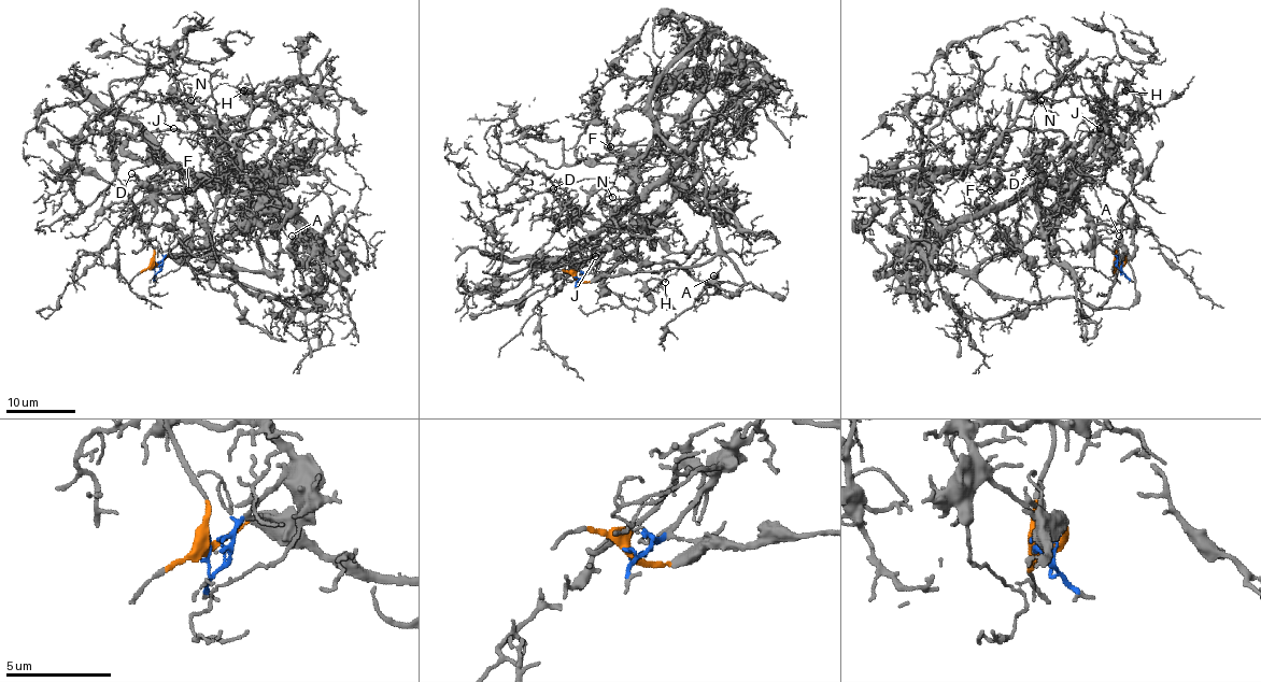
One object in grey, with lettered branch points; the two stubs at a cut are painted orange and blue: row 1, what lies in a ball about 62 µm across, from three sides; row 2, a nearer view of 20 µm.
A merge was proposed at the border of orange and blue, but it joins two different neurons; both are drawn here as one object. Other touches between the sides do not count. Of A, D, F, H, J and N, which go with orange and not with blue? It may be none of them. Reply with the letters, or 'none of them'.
A

